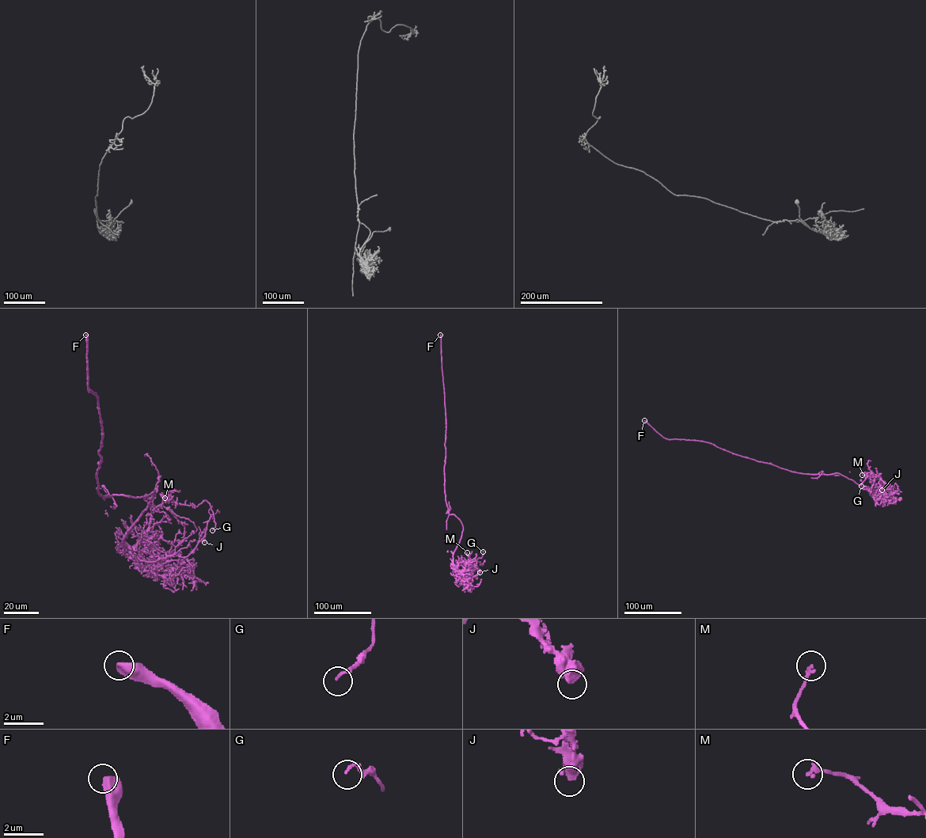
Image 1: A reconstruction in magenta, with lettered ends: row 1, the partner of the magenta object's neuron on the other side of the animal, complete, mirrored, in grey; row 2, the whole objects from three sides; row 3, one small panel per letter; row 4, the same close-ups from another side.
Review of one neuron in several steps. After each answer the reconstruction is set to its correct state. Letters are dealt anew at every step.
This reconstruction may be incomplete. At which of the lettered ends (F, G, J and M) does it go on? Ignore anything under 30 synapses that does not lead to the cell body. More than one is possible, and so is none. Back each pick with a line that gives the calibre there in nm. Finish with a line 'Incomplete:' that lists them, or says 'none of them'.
F: Thickness 600 nm
Incomplete: F

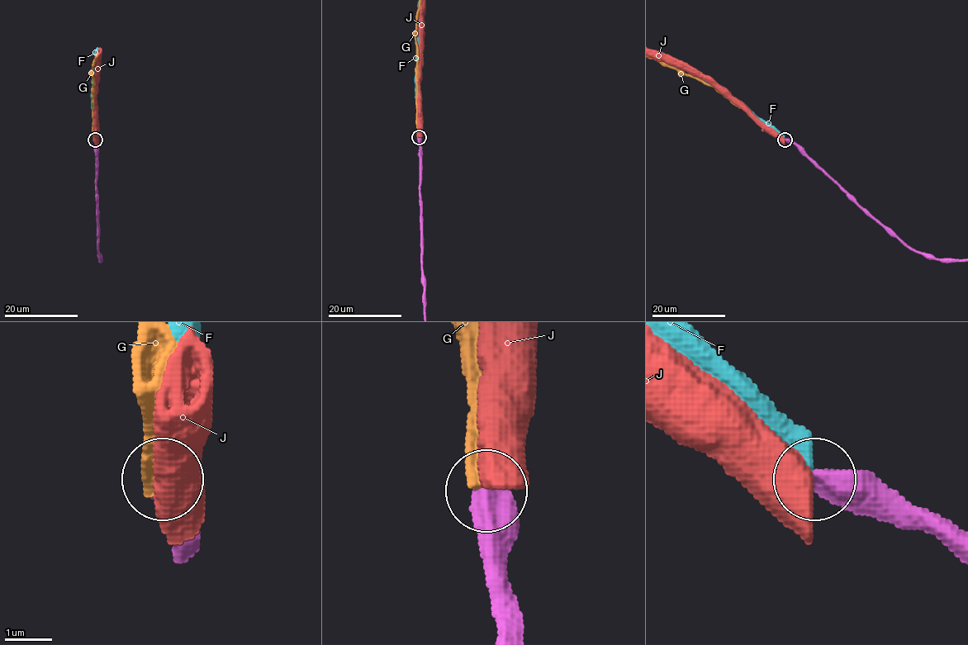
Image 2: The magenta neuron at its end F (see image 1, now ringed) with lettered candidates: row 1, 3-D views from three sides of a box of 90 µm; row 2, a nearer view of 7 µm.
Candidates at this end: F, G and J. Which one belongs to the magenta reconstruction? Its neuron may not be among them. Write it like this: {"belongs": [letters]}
{"belongs": ["F"]}

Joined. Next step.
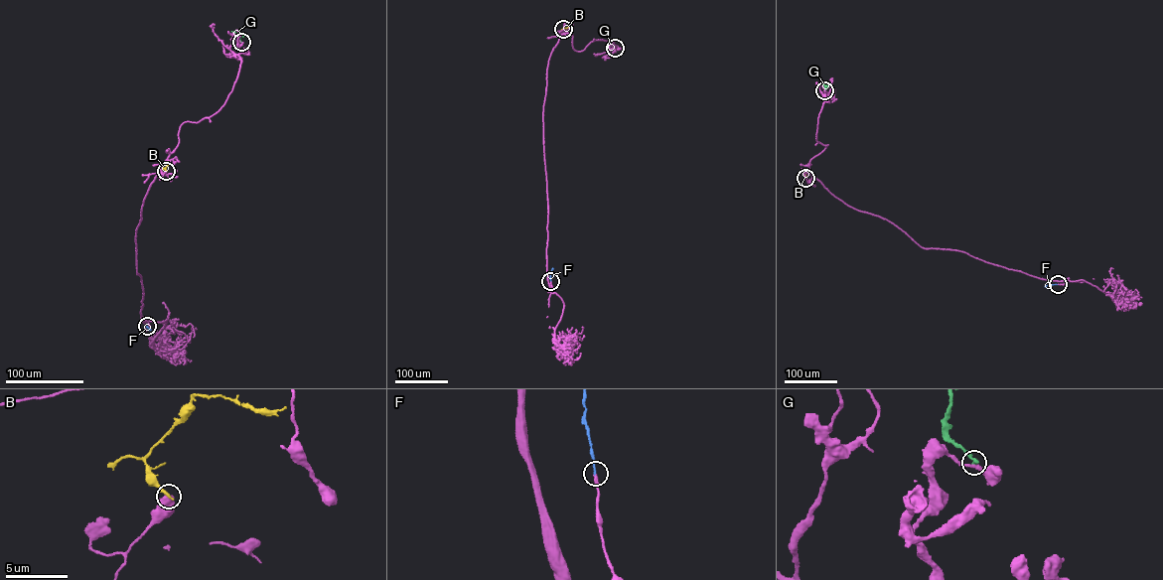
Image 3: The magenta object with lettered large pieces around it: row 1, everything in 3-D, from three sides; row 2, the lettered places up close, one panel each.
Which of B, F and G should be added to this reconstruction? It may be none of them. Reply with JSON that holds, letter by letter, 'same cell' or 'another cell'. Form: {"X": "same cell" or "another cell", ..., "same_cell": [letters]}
{"B": "another cell", "F": "same cell", "G": "another cell", "same_cell": ["F"]}

